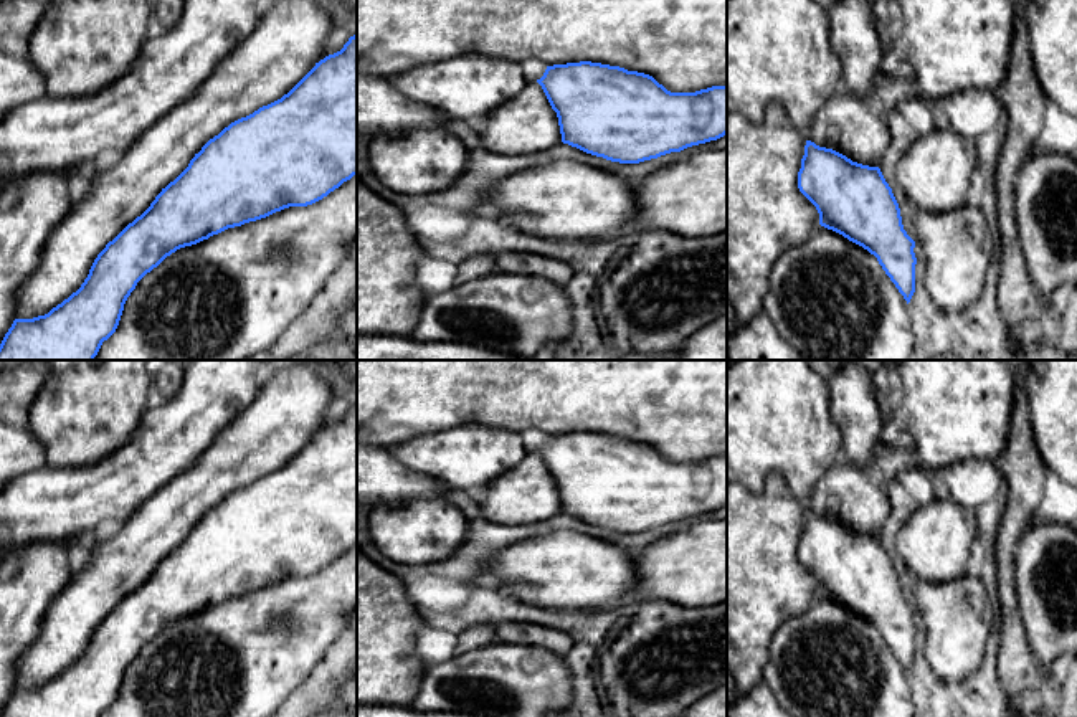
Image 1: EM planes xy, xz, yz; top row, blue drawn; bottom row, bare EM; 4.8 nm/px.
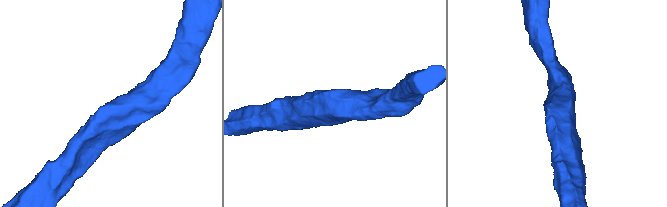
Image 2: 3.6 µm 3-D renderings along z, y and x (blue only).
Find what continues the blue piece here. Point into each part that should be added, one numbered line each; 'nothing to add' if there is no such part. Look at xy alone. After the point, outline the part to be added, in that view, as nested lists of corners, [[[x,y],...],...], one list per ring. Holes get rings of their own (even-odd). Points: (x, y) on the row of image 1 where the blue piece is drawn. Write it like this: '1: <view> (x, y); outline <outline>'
1: xy (291, 37); outline [[[279,0],[263,12],[254,31],[215,66],[193,96],[140,134],[112,167],[93,175],[89,190],[50,233],[36,269],[17,291],[15,319],[45,316],[76,292],[106,245],[150,207],[210,139],[281,99],[325,58],[332,30],[322,0]]]

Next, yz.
1: yz (844, 124); outline [[[849,91],[834,94],[814,116],[806,139],[852,162],[880,167],[890,142],[885,119],[874,116],[866,99]]]

